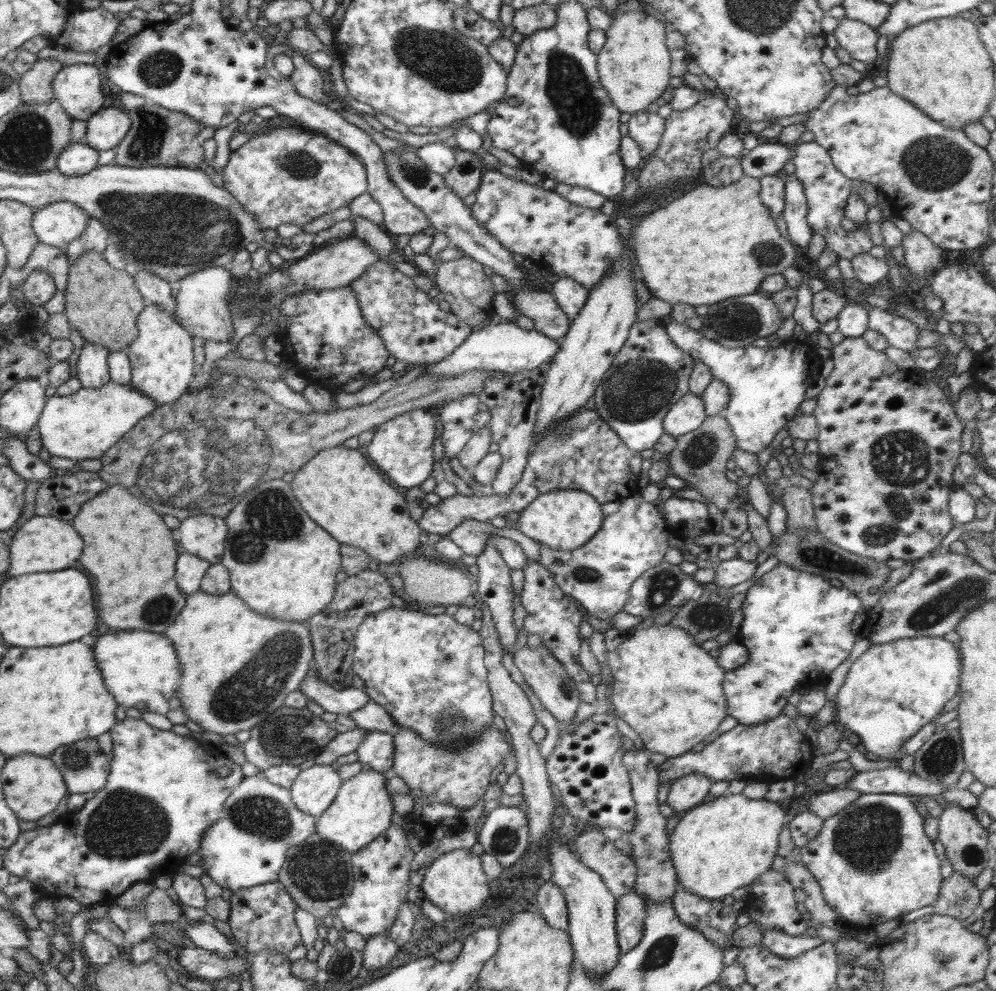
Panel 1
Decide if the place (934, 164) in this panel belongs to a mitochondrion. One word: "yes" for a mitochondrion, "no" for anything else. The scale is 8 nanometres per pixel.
yes

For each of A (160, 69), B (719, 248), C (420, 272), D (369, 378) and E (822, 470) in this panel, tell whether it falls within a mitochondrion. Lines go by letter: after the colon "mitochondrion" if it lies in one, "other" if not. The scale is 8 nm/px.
A: mitochondrion
B: other
C: other
D: other
E: other

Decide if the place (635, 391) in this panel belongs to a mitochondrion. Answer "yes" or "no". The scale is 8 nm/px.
yes

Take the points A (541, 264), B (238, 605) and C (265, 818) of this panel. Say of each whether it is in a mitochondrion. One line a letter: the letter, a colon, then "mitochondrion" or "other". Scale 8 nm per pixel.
A: other
B: other
C: mitochondrion

